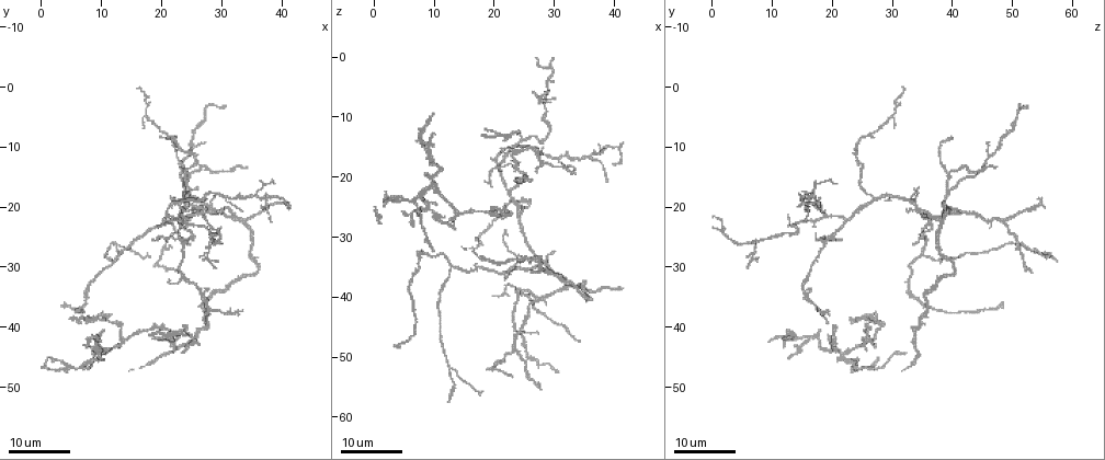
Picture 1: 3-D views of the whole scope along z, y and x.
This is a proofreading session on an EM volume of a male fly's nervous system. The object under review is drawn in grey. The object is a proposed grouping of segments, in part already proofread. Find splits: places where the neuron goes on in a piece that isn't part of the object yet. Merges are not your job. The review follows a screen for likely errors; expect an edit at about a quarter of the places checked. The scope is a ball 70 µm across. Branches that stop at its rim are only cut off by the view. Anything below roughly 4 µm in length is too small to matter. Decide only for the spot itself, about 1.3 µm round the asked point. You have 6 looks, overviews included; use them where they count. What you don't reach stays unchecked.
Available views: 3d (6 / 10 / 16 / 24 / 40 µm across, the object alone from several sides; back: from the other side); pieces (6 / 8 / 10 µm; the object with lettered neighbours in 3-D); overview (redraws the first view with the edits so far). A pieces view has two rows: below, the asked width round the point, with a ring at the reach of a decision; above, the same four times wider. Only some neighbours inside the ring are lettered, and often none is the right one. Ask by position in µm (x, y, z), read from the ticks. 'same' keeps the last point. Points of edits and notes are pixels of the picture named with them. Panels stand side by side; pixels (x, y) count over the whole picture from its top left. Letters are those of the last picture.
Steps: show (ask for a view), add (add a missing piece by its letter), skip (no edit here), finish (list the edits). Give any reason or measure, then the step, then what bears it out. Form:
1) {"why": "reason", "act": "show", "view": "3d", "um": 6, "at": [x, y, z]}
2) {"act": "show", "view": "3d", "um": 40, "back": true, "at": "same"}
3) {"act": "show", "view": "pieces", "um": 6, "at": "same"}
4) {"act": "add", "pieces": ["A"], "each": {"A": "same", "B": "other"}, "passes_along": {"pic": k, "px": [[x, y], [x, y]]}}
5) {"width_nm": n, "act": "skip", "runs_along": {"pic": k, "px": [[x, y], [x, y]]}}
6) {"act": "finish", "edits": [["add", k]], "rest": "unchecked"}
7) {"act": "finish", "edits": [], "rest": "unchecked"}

{"why": "free end", "act": "show", "view": "3d", "um": 24, "at": [20.0, 8.0, 40.0]}

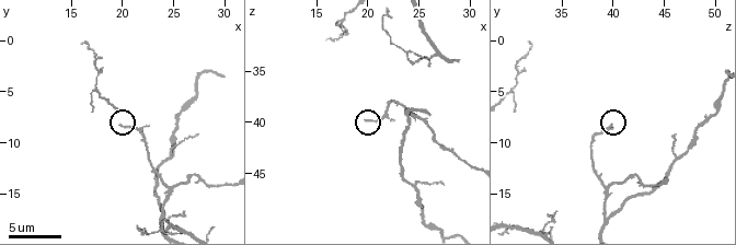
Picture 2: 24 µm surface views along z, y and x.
{"why": "see the neighbours", "act": "show", "view": "pieces", "um": 6, "at": [20.0, 8.4, 39.6]}

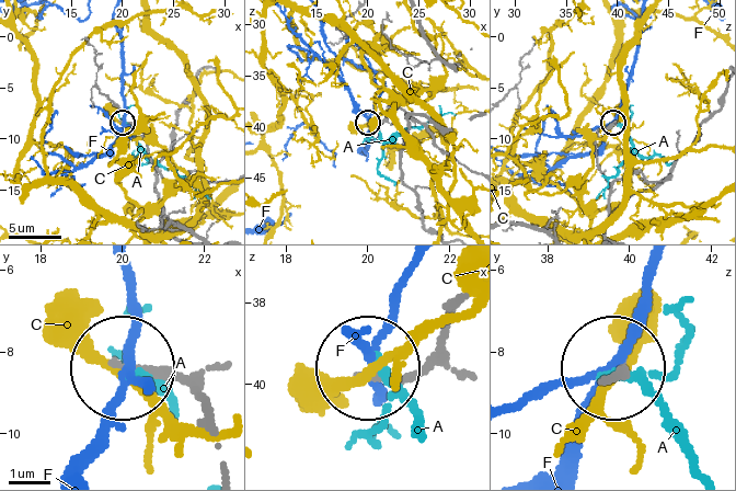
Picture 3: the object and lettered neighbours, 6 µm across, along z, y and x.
{"width_nm": 150, "act": "skip", "each": {"A": "other", "C": "other", "F": "other"}, "runs_along": {"pic": 3, "px": [[460, 303], [418, 366], [369, 376]]}, "found": "none of them fits"}

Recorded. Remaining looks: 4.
{"why": "thin end", "act": "show", "view": "pieces", "um": 6, "at": [26.0, 16.8, 34.2]}

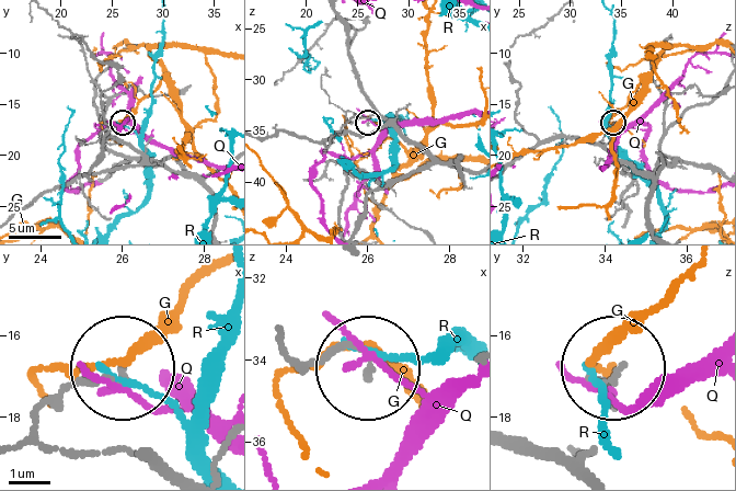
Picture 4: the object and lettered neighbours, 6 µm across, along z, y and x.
{"width_nm": 120, "act": "skip", "each": {"G": "other", "Q": "other", "R": "other"}, "found": "no lettered piece goes on from it"}

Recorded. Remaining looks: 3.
{"why": "stops while still wide", "act": "show", "view": "3d", "um": 16, "at": [24.0, 39.5, 20.5]}

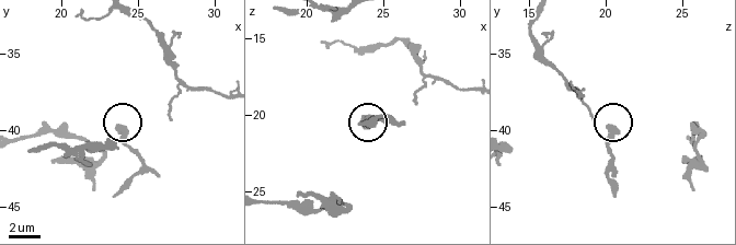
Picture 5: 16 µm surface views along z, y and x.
{"act": "show", "view": "pieces", "um": 8, "at": [23.8, 39.8, 20.4]}

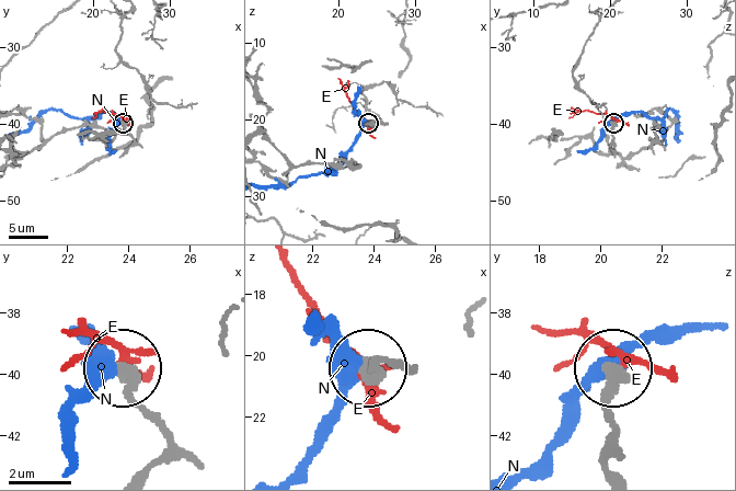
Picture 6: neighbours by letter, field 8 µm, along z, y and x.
{"act": "skip", "each": {"E": "other", "N": "other"}, "found": "no lettered piece goes on from it"}

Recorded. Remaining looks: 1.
{"act": "finish", "edits": [], "rest": "unchecked"}

